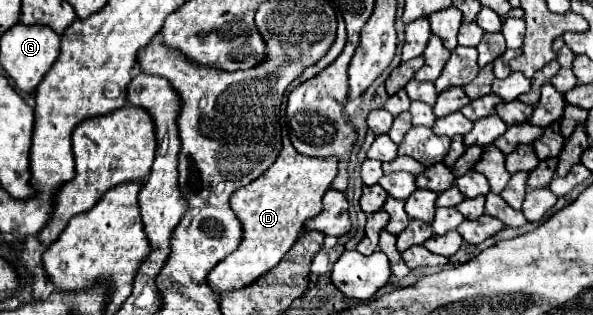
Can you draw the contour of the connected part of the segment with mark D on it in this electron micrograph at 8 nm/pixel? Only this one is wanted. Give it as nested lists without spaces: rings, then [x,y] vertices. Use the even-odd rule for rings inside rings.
[[[284,135],[280,157],[274,161],[268,173],[262,173],[260,179],[252,181],[232,195],[230,205],[244,225],[244,239],[232,255],[228,255],[210,271],[208,285],[218,293],[242,289],[276,267],[302,235],[304,221],[316,217],[322,211],[322,195],[326,189],[330,189],[336,173],[336,157],[320,159],[300,155]]]

